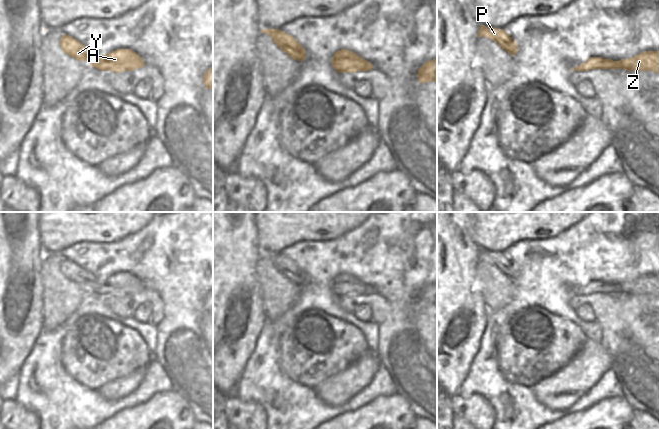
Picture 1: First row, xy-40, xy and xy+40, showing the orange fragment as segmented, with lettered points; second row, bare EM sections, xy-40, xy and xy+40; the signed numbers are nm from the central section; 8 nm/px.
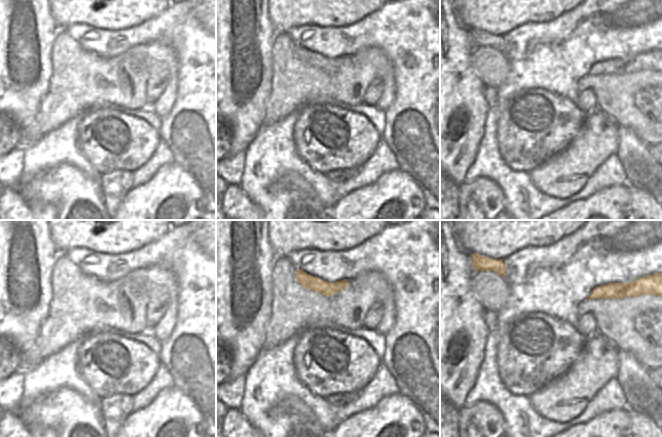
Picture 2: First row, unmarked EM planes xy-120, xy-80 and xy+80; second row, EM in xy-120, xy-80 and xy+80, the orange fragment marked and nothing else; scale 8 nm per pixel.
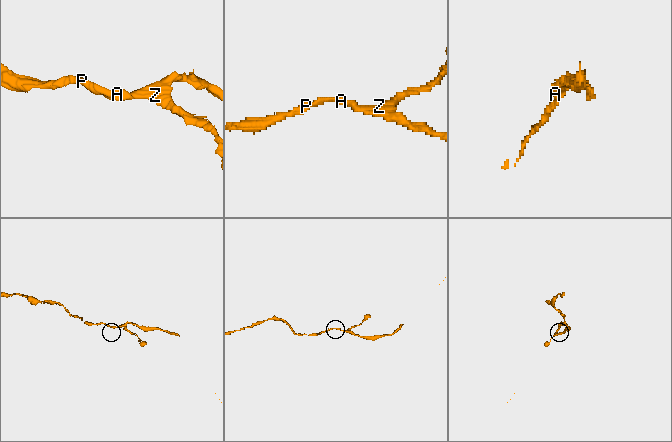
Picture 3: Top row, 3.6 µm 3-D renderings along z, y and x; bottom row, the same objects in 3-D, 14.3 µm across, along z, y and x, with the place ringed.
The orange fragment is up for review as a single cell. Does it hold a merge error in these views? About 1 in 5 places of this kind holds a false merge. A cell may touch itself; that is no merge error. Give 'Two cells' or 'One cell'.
One cell.

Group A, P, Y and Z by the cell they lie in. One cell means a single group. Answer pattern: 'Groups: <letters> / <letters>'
Groups: A P Y Z

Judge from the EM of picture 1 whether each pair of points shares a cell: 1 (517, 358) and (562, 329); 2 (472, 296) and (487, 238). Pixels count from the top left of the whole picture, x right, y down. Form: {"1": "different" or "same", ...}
{"1": "same", "2": "different"}

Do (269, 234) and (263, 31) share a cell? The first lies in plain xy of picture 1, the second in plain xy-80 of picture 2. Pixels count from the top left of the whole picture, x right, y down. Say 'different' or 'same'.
different

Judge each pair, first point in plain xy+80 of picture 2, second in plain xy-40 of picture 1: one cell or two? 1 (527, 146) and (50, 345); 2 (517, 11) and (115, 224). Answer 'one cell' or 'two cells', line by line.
1: two cells
2: one cell

